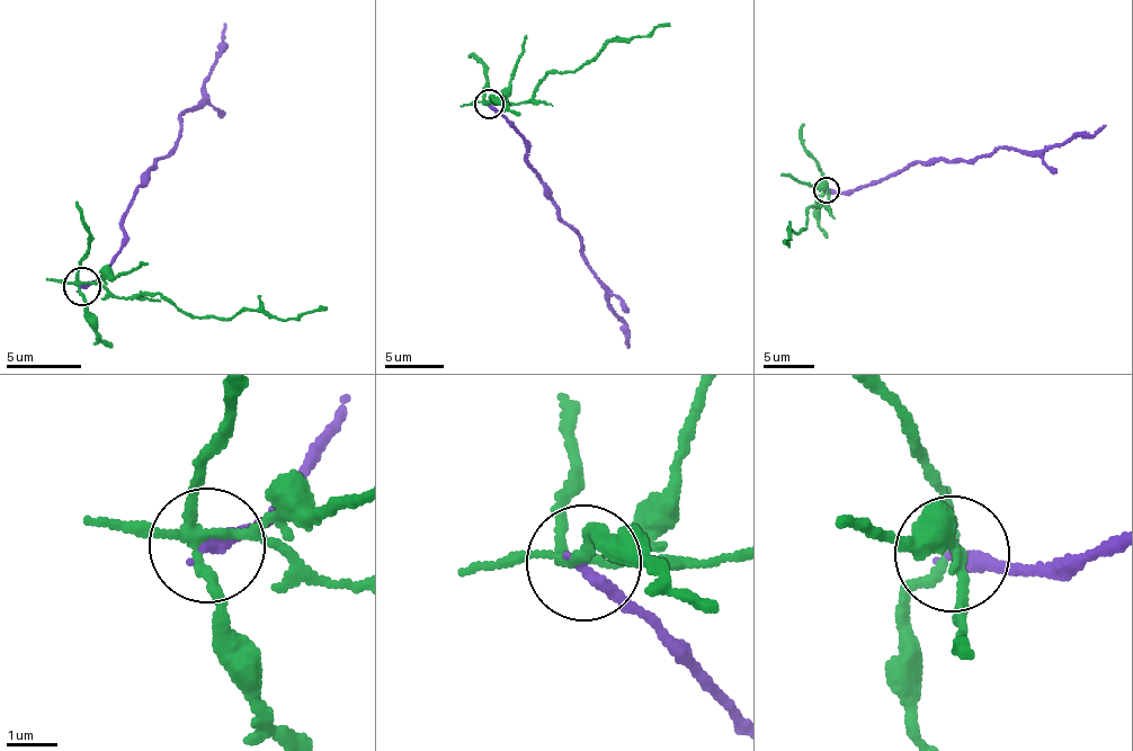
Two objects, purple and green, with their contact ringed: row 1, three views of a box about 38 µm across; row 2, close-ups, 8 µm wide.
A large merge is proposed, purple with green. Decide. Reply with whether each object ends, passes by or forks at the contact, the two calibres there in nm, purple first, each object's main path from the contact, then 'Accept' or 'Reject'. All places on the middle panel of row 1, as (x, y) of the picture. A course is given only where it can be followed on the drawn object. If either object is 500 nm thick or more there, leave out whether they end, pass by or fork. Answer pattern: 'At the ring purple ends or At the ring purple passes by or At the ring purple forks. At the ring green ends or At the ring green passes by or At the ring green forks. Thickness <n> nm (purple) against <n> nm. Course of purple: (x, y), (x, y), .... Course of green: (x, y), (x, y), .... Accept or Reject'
At the ring purple ends. At the ring green forks. Thickness 260 nm (purple) against 190 nm. Course of purple: (489, 105), (526, 144), (525, 162), (578, 234), (585, 264), (624, 322), (627, 348). Course of green: (489, 101), (527, 103), (546, 74), (581, 70), (600, 54), (608, 42), (650, 36), (657, 25), (668, 24). Reject

